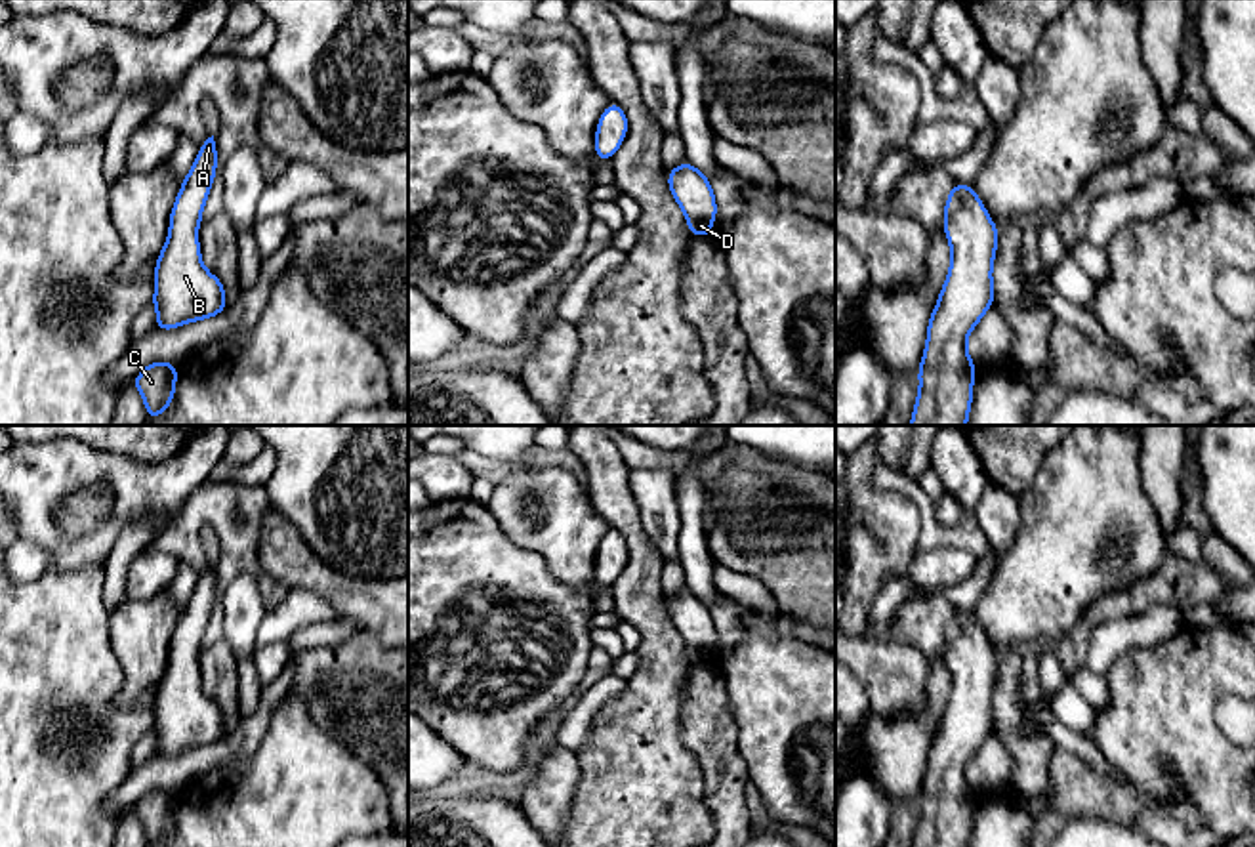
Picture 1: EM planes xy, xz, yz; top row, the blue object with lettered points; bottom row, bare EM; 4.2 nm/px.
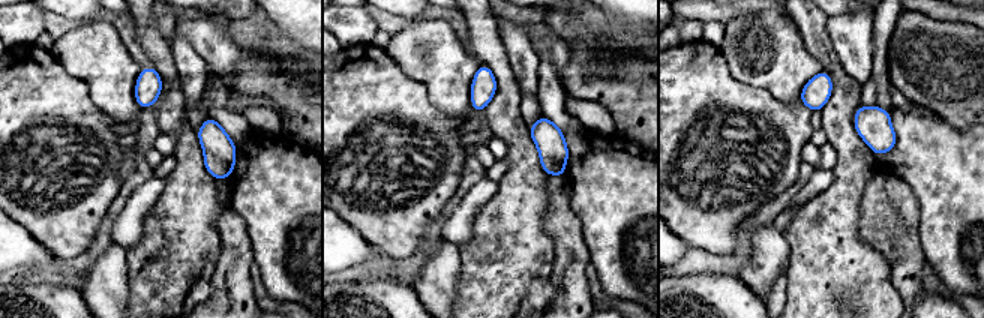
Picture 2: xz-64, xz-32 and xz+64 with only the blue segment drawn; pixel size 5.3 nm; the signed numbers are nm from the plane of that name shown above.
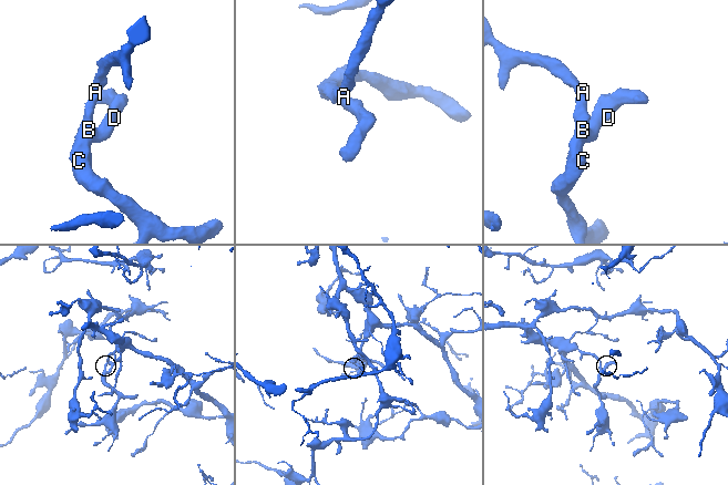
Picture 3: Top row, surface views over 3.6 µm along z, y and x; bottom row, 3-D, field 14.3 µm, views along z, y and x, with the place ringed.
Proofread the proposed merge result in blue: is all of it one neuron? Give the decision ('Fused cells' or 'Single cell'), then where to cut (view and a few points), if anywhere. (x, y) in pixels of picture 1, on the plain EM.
Single cell. No split

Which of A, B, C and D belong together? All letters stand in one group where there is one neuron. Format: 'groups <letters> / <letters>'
groups A B C D

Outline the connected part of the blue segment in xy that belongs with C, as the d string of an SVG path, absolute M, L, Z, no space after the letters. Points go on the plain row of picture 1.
M166 788L147 792L132 813L141 820L147 847L158 845L174 828L179 794Z

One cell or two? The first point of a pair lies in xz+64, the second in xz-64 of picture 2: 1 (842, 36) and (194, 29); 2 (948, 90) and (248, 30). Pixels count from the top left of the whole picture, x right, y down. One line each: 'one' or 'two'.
1: two
2: one

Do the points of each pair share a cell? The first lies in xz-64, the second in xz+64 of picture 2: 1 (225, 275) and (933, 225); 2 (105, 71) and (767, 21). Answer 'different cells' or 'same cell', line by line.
1: different cells
2: same cell

